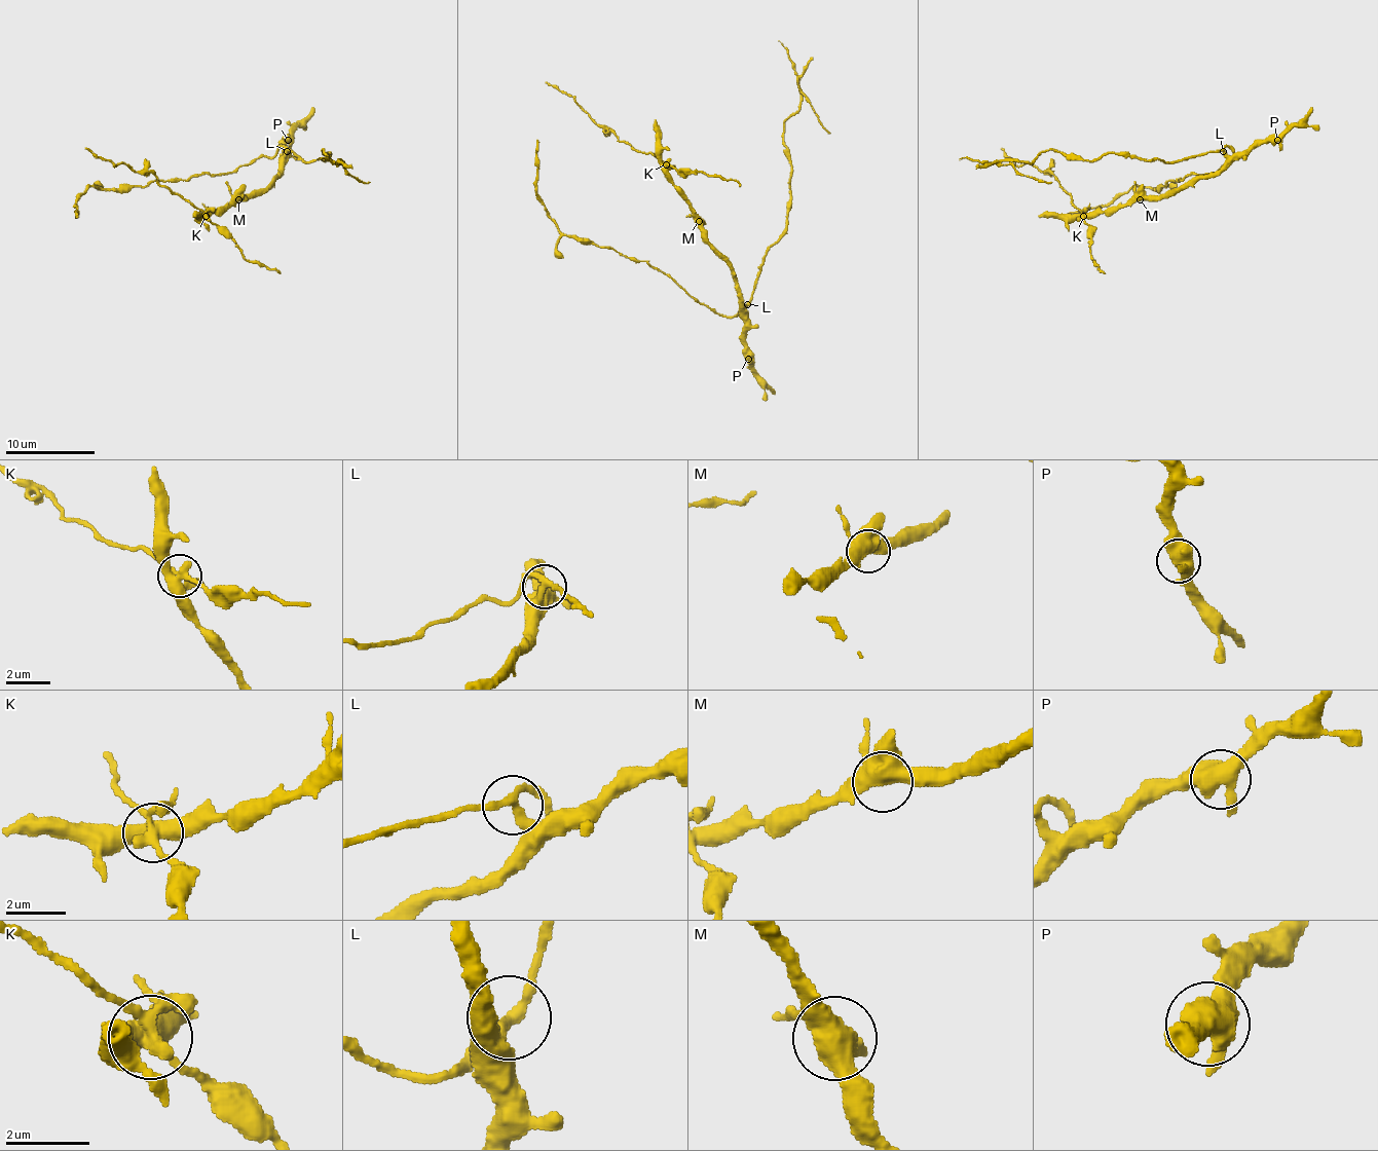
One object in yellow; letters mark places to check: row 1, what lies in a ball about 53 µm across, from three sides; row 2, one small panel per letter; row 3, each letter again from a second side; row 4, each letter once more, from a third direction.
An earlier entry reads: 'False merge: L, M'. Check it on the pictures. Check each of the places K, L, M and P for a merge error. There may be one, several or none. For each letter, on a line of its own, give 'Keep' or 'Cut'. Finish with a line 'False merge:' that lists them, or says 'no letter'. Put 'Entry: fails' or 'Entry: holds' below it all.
K: Cut
L: Cut
M: Keep
P: Keep
False merge: K, L
Entry: fails

